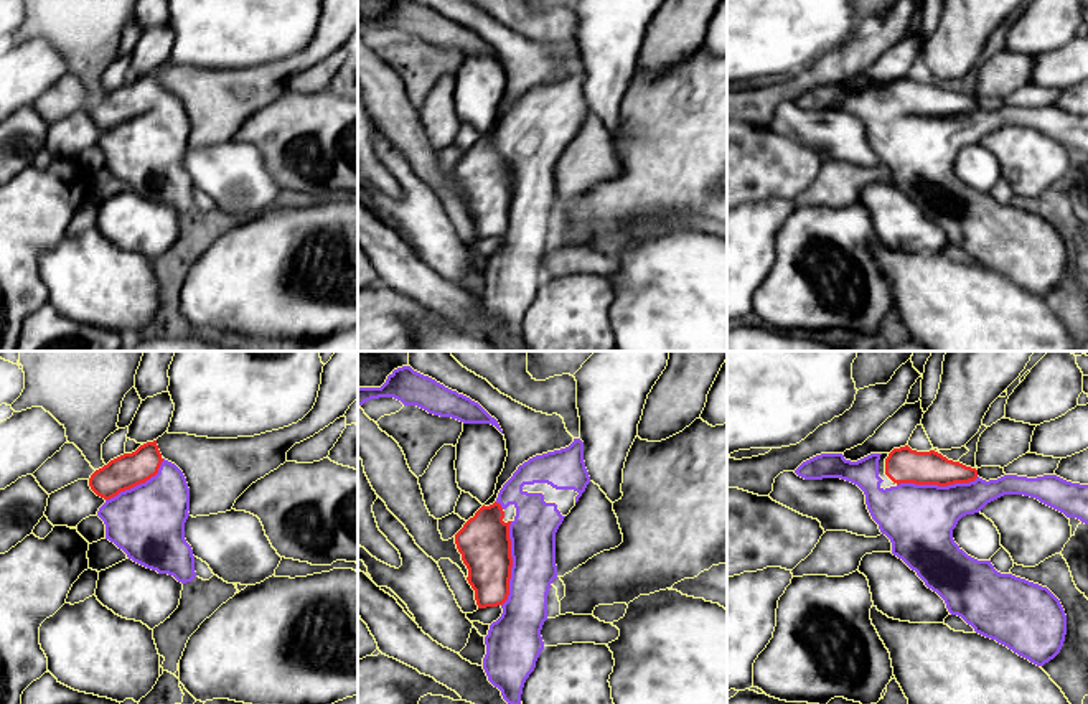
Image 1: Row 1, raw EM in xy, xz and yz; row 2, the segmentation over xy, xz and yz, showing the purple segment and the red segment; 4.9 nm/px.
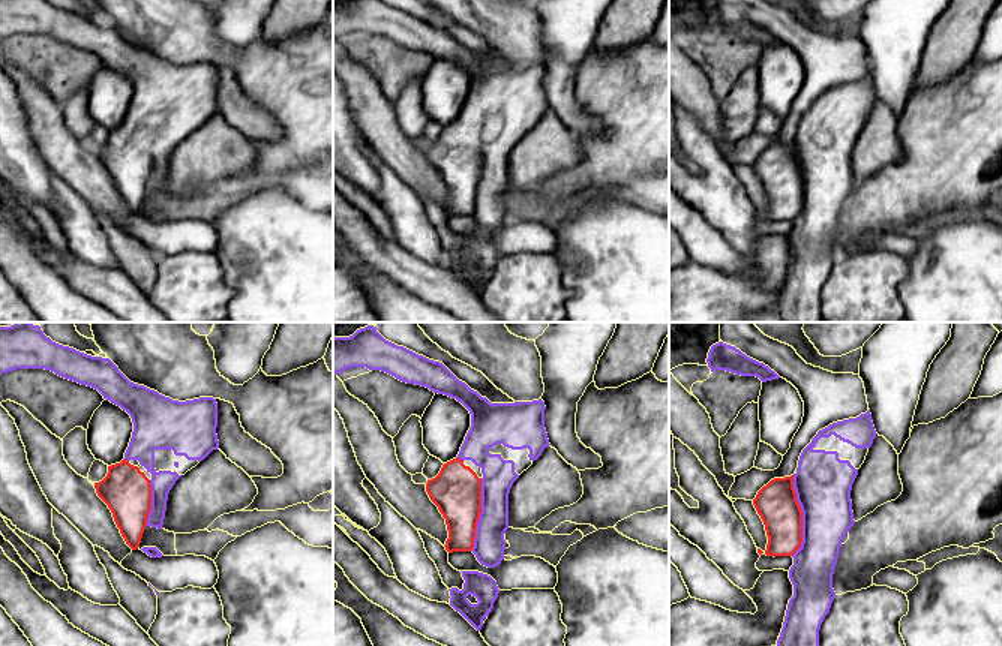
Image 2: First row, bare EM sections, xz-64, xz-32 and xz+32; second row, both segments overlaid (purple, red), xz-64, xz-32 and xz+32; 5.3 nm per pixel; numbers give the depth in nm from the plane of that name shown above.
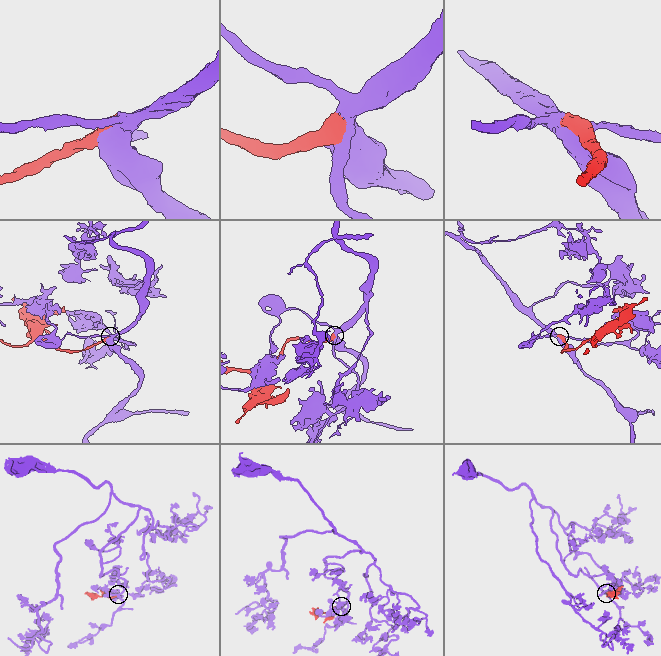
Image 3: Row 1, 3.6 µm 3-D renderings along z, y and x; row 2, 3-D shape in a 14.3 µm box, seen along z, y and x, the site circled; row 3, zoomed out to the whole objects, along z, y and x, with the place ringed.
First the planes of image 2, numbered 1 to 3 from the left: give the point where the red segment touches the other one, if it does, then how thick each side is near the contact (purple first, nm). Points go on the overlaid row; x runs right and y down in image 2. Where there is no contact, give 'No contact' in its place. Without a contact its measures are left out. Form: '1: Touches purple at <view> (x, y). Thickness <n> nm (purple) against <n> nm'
1: Touches purple at xz-64 (152, 502). Thickness 120 nm (purple) against 260 nm
2: Touches purple at xz-32 (480, 514). Thickness 180 nm (purple) against 280 nm
3: Touches purple at xz+32 (803, 516). Thickness 300 nm (purple) against 220 nm

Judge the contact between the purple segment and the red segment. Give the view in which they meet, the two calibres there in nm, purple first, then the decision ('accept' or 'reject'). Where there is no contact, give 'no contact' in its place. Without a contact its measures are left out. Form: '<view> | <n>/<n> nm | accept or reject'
xz | 220/260 nm | accept

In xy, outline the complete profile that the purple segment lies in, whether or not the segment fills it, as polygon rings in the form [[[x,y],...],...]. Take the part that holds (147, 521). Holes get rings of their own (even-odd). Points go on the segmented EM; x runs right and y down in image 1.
[[[157,440],[96,470],[89,486],[106,500],[97,511],[106,524],[106,539],[122,549],[129,559],[158,574],[173,575],[181,584],[196,577],[193,549],[185,539],[190,488],[183,472],[162,457]]]

